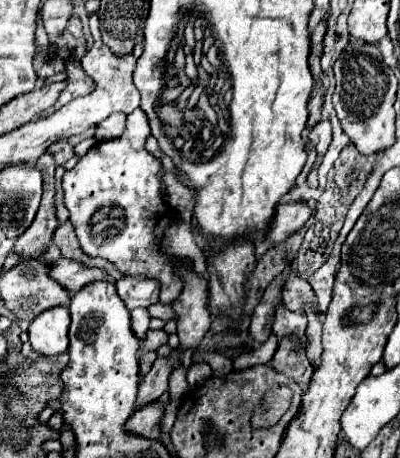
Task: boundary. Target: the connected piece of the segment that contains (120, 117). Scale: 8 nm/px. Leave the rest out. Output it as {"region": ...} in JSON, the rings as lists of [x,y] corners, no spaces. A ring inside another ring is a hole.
{"region":[[[115,112],[115,114],[111,114],[107,120],[103,120],[103,122],[97,126],[95,138],[97,138],[97,140],[109,140],[109,138],[121,136],[123,130],[125,130],[125,122],[127,122],[127,114],[125,114],[125,112]]]}

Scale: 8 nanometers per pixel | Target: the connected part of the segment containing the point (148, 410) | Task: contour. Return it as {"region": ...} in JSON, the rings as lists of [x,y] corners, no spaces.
{"region":[[[159,400],[145,404],[131,414],[127,422],[127,430],[131,430],[131,434],[143,434],[145,438],[159,438],[163,412],[165,406]]]}

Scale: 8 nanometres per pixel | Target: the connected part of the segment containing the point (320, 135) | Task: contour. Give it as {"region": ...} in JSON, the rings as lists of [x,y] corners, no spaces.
{"region":[[[323,120],[309,130],[309,144],[313,144],[313,148],[317,152],[317,160],[325,156],[329,144],[331,144],[331,124],[329,124],[329,120]]]}

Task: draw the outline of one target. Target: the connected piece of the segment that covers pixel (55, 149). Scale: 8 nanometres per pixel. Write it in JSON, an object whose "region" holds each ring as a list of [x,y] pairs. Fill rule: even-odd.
{"region":[[[65,140],[53,142],[49,150],[55,154],[55,162],[57,162],[57,166],[59,166],[59,164],[65,164],[65,162],[73,156],[73,146],[71,146],[69,142],[65,142]]]}

